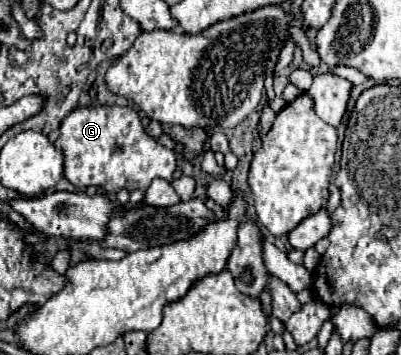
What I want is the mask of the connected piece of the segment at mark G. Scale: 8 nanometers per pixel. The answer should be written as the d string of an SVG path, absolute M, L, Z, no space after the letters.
M89 105L73 109L59 127L55 147L65 155L65 179L85 191L89 185L109 195L121 189L147 191L153 179L173 181L177 169L175 151L163 147L155 137L147 135L137 111L119 105Z

